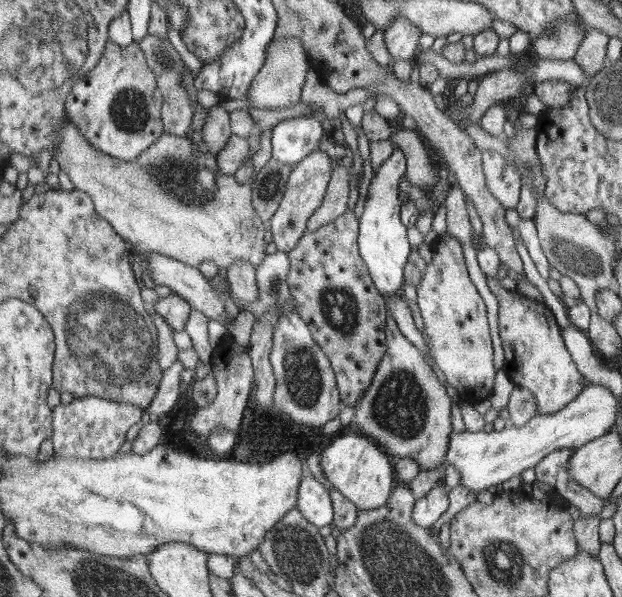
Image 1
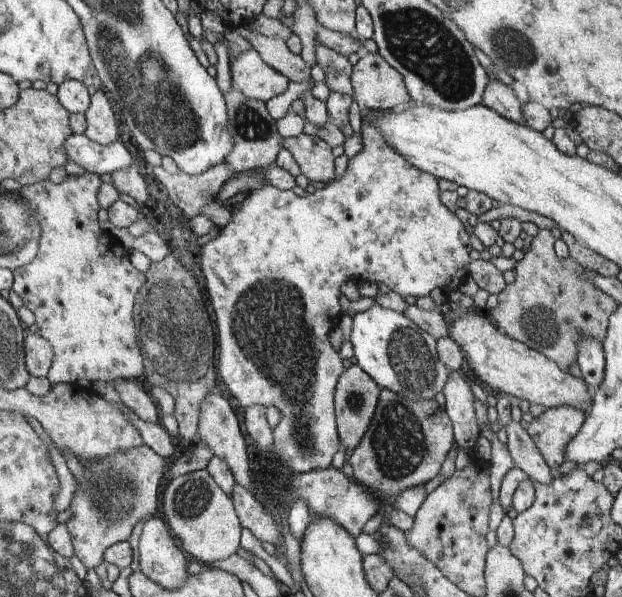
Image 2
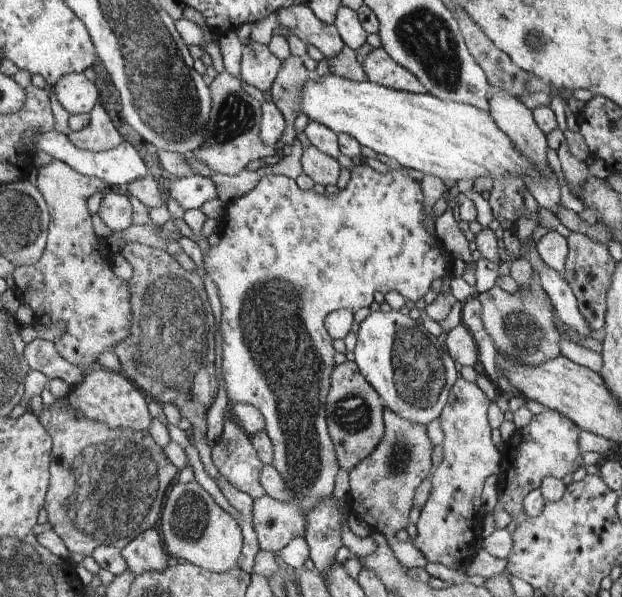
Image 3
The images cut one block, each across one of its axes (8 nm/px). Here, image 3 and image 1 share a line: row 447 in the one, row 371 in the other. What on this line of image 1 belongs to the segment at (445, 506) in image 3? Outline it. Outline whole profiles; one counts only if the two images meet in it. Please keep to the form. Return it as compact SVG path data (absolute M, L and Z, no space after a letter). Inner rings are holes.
M444 232L439 234L432 246L432 260L427 264L423 277L416 284L416 303L424 319L422 335L427 348L430 349L429 354L444 373L446 381L458 391L462 399L476 403L490 396L492 386L494 386L494 376L496 376L496 370L492 366L492 340L490 340L490 330L488 330L488 320L486 320L486 306L468 278L468 270L464 266L464 260L462 260L464 256L462 256L462 248L458 240L454 240L452 234Z

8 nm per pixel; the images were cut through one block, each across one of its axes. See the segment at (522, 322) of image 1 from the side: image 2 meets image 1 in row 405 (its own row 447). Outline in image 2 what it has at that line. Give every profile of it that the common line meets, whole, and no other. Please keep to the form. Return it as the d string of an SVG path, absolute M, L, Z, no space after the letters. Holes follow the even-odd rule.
M562 405L552 407L527 426L532 442L538 447L548 466L554 470L565 461L568 442L578 434L585 420L582 408Z

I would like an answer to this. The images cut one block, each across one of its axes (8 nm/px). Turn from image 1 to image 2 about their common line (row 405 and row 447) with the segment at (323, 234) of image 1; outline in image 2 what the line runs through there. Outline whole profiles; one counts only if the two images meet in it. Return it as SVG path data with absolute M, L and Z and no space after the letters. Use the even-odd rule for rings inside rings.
M355 362L339 378L339 388L336 389L336 418L339 419L340 442L344 442L350 450L360 445L368 426L371 426L376 406L379 406L380 390L379 383Z

